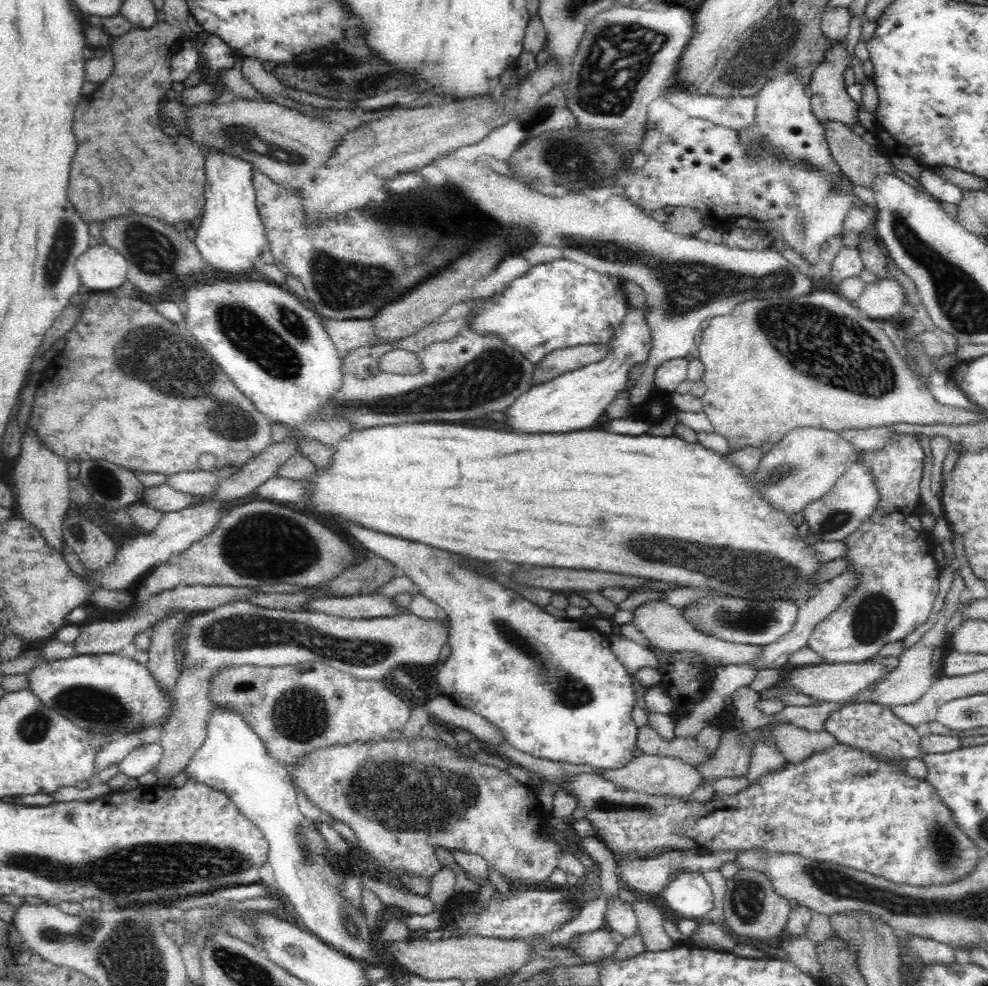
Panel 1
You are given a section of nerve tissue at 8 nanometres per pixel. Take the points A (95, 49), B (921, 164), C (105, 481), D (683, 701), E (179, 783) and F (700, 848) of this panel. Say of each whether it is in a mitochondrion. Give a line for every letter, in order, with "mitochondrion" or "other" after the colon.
A: other
B: other
C: mitochondrion
D: other
E: other
F: other

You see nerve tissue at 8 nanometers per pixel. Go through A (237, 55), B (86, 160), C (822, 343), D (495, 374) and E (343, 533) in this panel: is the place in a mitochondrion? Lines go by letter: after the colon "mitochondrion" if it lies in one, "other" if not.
A: other
B: other
C: mitochondrion
D: mitochondrion
E: other

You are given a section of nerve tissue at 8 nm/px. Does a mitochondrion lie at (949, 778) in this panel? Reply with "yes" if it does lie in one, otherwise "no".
no

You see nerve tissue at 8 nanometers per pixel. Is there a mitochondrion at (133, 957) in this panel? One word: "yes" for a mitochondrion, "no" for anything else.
yes

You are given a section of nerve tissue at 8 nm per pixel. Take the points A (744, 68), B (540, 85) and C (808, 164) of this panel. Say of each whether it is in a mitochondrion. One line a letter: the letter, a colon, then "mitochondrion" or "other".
A: mitochondrion
B: other
C: mitochondrion

